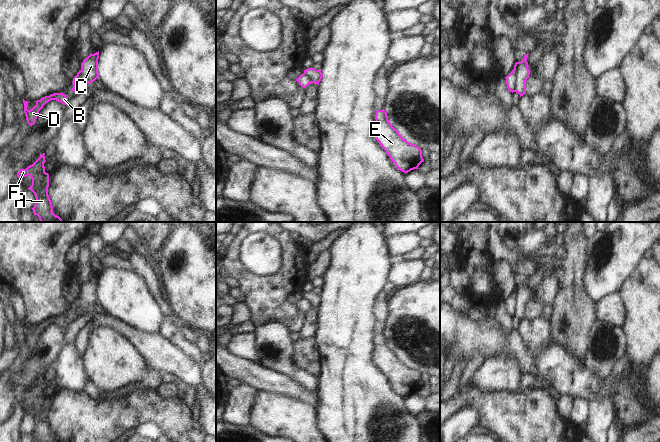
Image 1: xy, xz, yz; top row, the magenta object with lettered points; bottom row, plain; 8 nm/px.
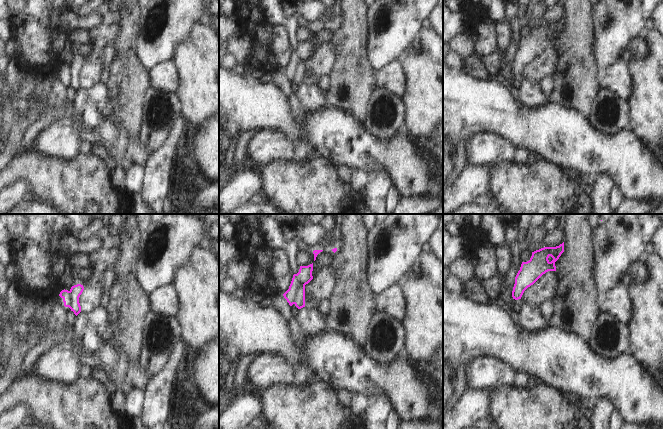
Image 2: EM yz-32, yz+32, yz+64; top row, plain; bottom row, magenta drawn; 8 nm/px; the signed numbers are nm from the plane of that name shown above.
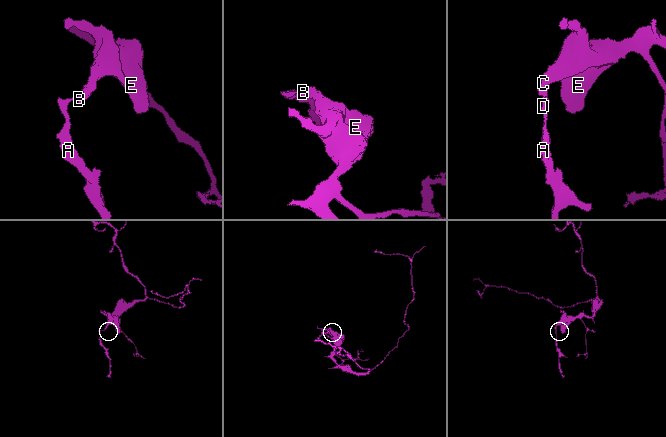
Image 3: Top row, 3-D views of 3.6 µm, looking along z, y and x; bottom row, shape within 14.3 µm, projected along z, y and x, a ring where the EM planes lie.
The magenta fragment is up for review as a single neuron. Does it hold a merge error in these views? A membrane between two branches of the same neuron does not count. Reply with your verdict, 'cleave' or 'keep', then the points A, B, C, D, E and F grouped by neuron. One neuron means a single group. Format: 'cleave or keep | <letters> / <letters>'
cleave | A B D F / C E

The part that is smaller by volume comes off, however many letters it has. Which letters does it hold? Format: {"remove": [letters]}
{"remove": ["A", "B", "D", "F"]}

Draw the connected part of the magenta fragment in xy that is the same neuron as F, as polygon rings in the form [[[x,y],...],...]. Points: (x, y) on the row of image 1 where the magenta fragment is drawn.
[[[45,153],[26,169],[20,169],[17,177],[30,176],[32,185],[28,188],[35,195],[35,205],[32,208],[34,215],[39,217],[41,222],[63,222],[62,219],[55,215],[53,206],[48,195],[49,174],[45,172]]]

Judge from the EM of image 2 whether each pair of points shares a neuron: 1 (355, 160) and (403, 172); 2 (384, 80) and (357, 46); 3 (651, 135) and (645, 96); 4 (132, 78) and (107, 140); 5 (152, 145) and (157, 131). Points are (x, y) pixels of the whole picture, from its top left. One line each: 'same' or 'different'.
1: same
2: different
3: same
4: different
5: same

